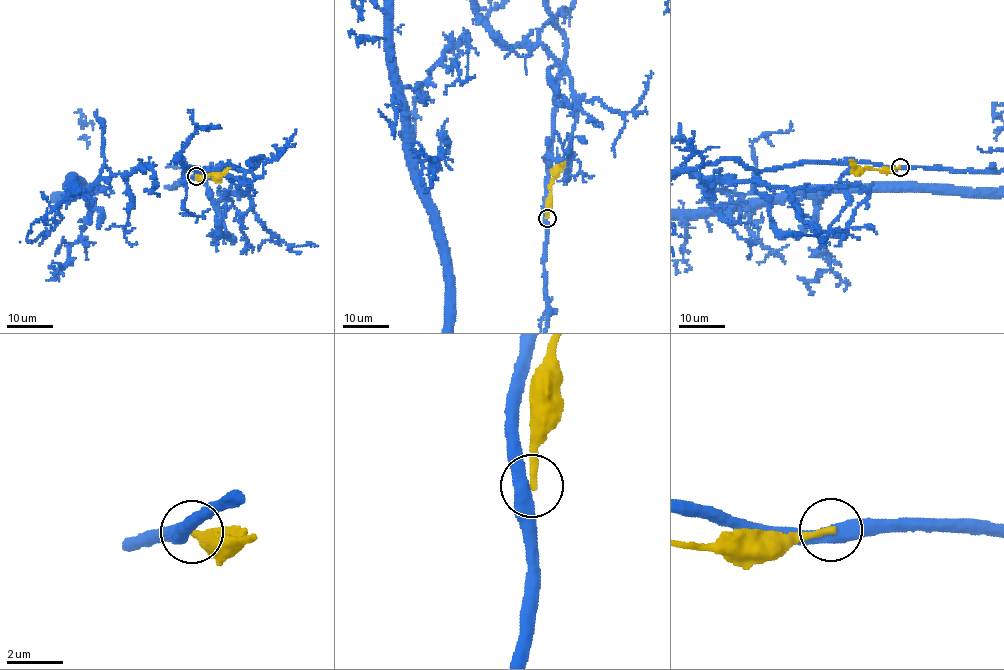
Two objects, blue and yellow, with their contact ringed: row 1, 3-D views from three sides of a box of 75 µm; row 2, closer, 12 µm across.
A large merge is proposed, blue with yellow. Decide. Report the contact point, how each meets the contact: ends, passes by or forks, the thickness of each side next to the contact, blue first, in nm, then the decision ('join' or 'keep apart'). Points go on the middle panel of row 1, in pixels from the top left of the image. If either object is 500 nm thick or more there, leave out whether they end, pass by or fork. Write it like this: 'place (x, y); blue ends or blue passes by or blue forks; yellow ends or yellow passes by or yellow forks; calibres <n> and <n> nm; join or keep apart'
place (547, 218); calibres 500 and 240 nm; keep apart

